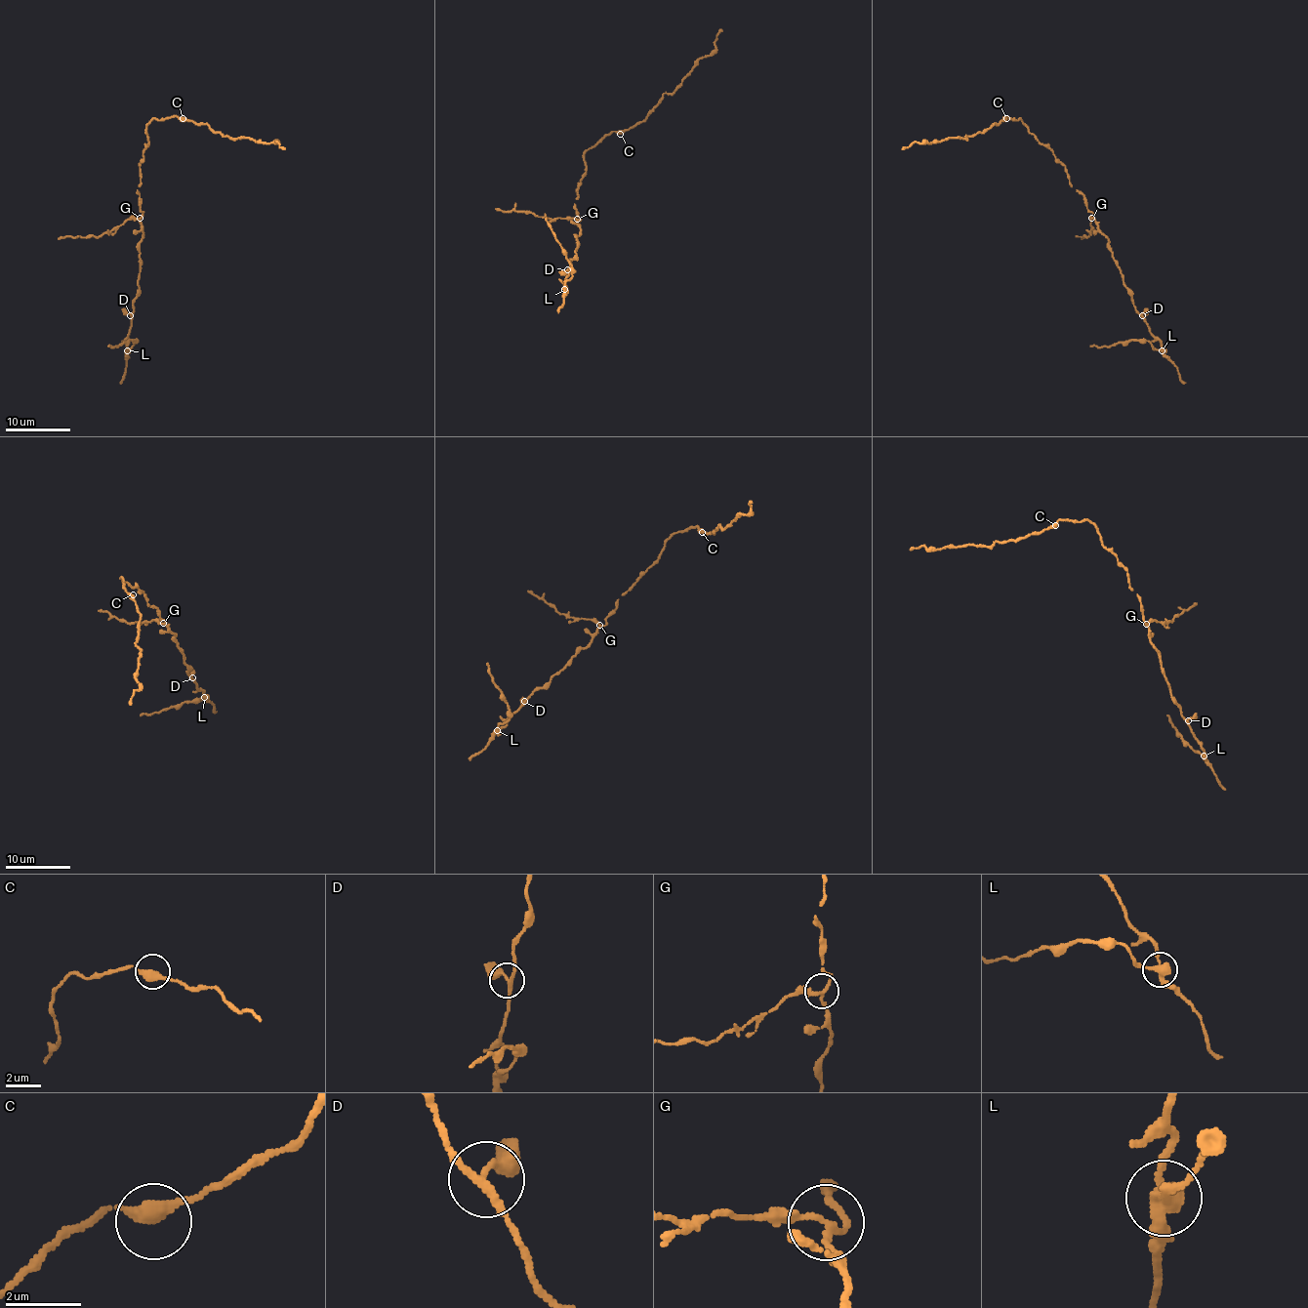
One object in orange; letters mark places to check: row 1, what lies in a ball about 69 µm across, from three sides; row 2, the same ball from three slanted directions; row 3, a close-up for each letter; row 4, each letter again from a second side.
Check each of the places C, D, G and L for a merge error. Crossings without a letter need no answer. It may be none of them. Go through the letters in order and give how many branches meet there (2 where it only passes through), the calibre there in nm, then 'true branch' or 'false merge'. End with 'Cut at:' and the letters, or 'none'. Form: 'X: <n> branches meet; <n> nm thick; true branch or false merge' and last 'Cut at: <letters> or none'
C: 2 branches meet; 400 nm thick; true branch
D: 3 branches meet; 190 nm thick; true branch
G: 3 branches meet; 160 nm thick; false merge
L: 3 branches meet; 360 nm thick; false merge
Cut at: G, L

